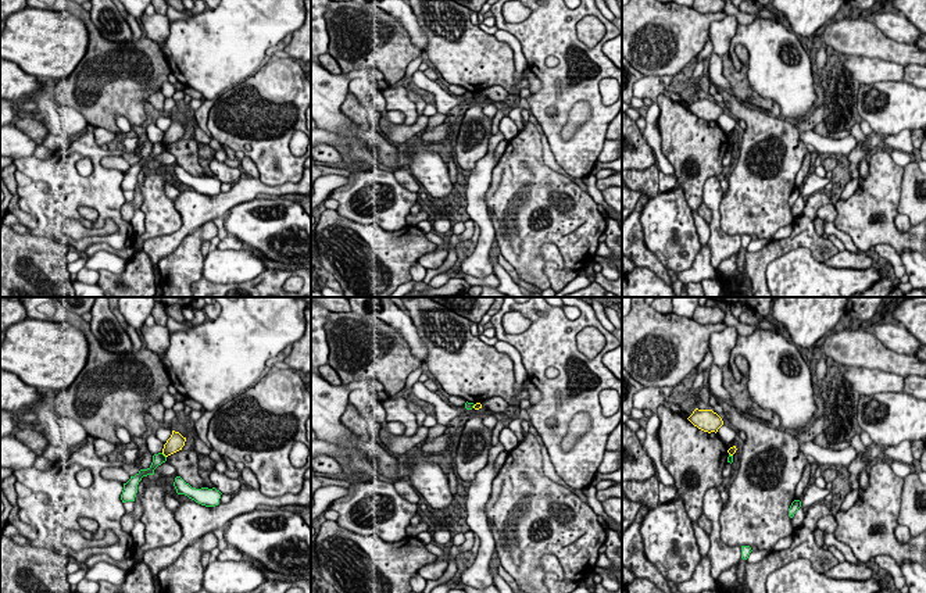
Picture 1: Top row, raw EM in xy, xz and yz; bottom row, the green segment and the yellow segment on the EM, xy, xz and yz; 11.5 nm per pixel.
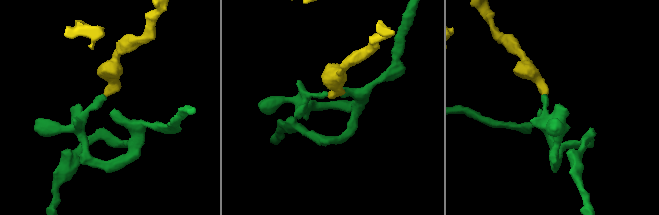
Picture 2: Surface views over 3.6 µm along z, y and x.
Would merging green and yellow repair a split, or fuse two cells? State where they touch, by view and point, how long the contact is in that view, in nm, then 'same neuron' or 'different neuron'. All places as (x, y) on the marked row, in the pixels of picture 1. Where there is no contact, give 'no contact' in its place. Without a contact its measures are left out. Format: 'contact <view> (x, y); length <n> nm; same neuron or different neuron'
contact xy (164, 456); length 80 nm; different neuron

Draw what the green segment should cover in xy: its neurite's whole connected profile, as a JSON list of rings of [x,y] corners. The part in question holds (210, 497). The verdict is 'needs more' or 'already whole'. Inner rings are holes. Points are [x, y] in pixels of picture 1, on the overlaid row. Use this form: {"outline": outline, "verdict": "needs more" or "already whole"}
{"outline": [[[180,476],[175,478],[174,486],[178,494],[185,494],[189,499],[194,500],[196,503],[205,506],[205,507],[215,507],[219,504],[221,492],[215,487],[201,487],[196,489],[186,483]]], "verdict": "already whole"}

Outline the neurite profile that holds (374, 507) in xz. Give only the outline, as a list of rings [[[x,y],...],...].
[[[376,478],[351,483],[347,496],[347,501],[336,500],[330,508],[339,514],[337,525],[361,536],[378,535],[385,542],[405,537],[419,507],[403,499],[393,483]]]

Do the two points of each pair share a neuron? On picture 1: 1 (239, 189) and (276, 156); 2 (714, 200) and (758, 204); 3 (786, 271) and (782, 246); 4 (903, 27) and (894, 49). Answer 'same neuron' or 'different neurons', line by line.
1: different neurons
2: different neurons
3: different neurons
4: different neurons

